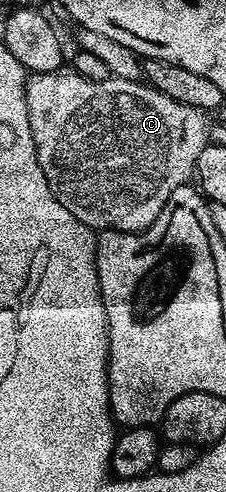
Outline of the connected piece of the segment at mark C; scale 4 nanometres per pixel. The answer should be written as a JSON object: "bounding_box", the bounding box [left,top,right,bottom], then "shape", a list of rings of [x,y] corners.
{"bounding_box":[26,72,210,232],"shape":[[[57,72],[54,74],[34,74],[26,81],[26,102],[28,115],[30,116],[30,132],[34,136],[34,144],[38,152],[38,164],[54,192],[54,196],[64,205],[78,220],[82,220],[87,226],[91,226],[93,231],[101,230],[127,230],[129,232],[139,232],[146,229],[162,212],[166,200],[170,200],[170,192],[174,188],[185,185],[195,175],[198,156],[202,156],[202,148],[210,142],[210,121],[209,115],[205,111],[178,104],[178,100],[170,100],[162,92],[158,92],[153,86],[145,84],[143,81],[131,82],[111,76],[104,76],[101,82],[95,82],[92,78],[83,78],[80,74],[64,74]]]}

